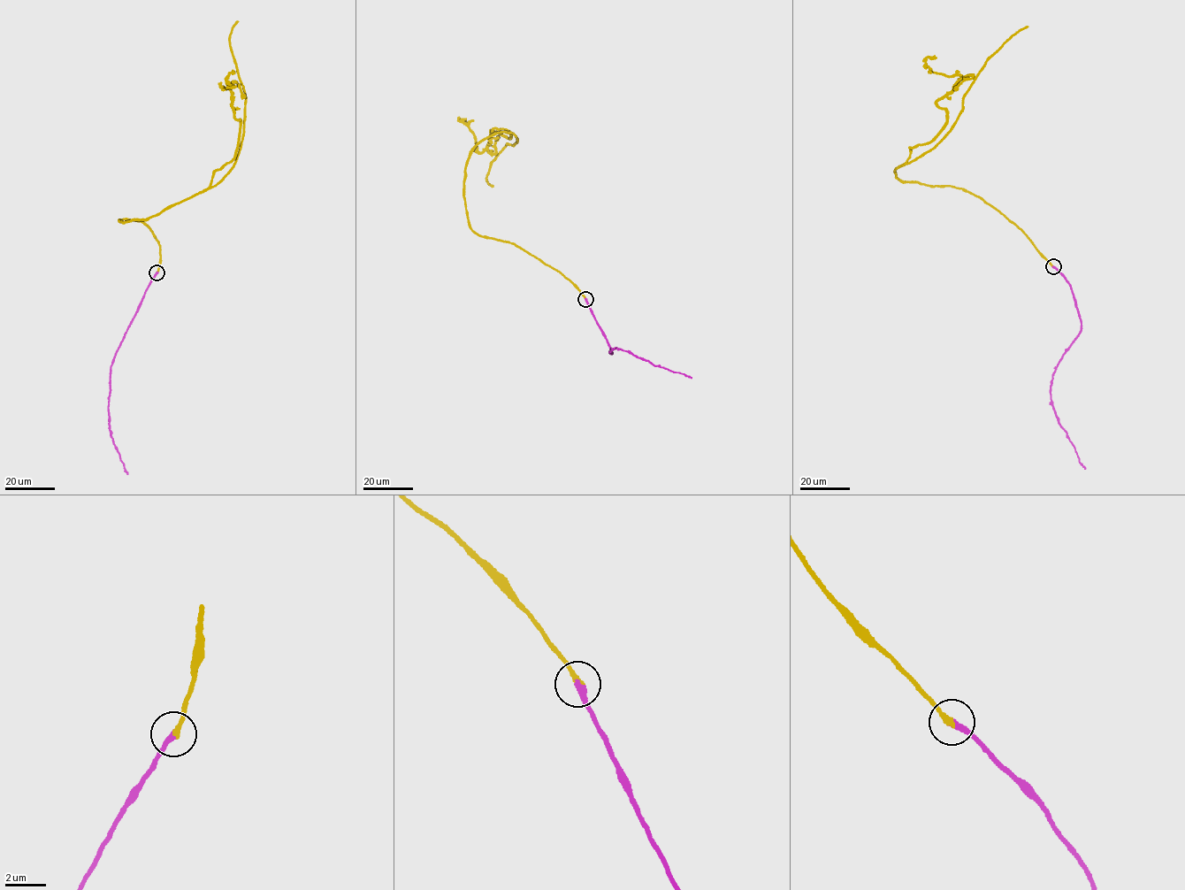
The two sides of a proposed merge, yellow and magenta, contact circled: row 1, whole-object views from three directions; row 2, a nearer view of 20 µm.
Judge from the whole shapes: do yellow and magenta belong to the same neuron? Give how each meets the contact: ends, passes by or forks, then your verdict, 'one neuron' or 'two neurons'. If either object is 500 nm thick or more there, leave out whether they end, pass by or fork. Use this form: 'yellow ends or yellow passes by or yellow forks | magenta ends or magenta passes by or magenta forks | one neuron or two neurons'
yellow ends | magenta ends | one neuron

